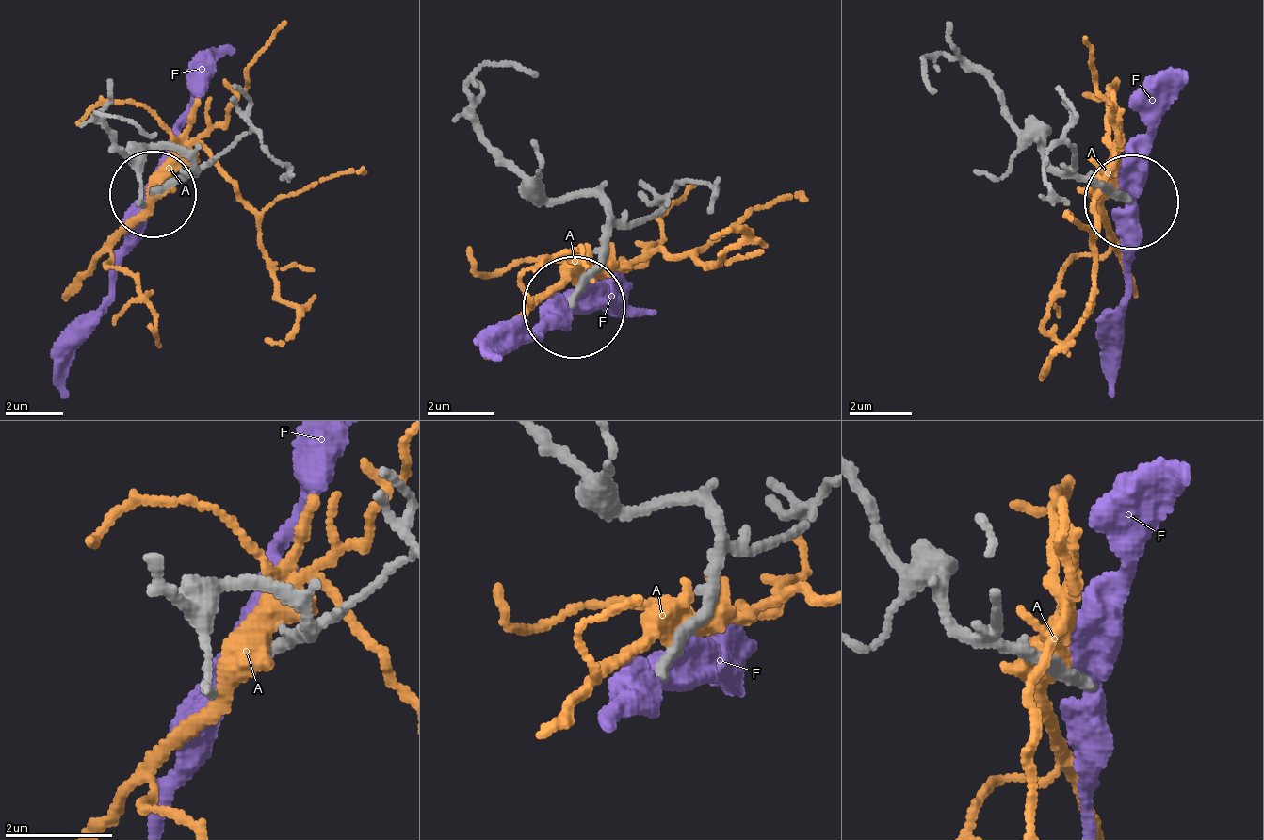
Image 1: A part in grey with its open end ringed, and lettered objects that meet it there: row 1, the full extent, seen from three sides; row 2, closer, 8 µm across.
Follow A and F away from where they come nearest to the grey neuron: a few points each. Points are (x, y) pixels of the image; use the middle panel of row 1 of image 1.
A: (582, 272), (688, 253), (712, 268), (742, 236), (712, 235)
F: (566, 299), (541, 341), (494, 352)

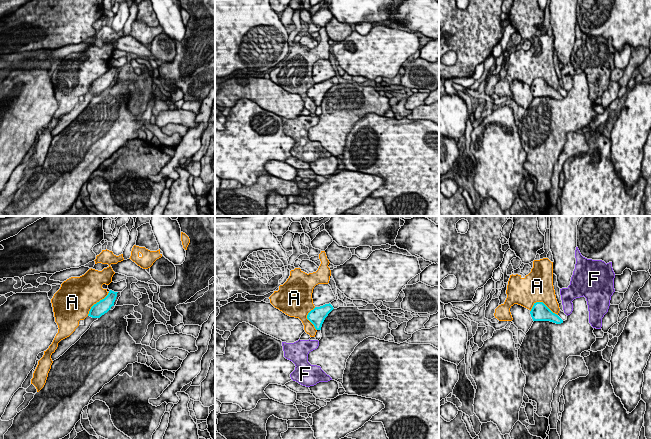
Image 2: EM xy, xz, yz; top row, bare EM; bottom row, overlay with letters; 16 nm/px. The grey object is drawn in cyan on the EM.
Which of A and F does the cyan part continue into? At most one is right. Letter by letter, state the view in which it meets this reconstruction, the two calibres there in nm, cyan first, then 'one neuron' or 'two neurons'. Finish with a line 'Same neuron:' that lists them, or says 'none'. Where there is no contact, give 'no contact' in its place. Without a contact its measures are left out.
A: yz | 280/480 nm | two neurons
F: no contact | two neurons
Same neuron: none

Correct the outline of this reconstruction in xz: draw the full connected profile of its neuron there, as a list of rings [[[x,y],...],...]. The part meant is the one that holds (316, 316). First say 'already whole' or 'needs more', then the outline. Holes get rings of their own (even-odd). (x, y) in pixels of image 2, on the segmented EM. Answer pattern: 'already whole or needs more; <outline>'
already whole; [[[330,303],[320,307],[315,307],[308,313],[307,319],[314,325],[316,330],[321,330],[325,318],[333,309],[334,308]]]

